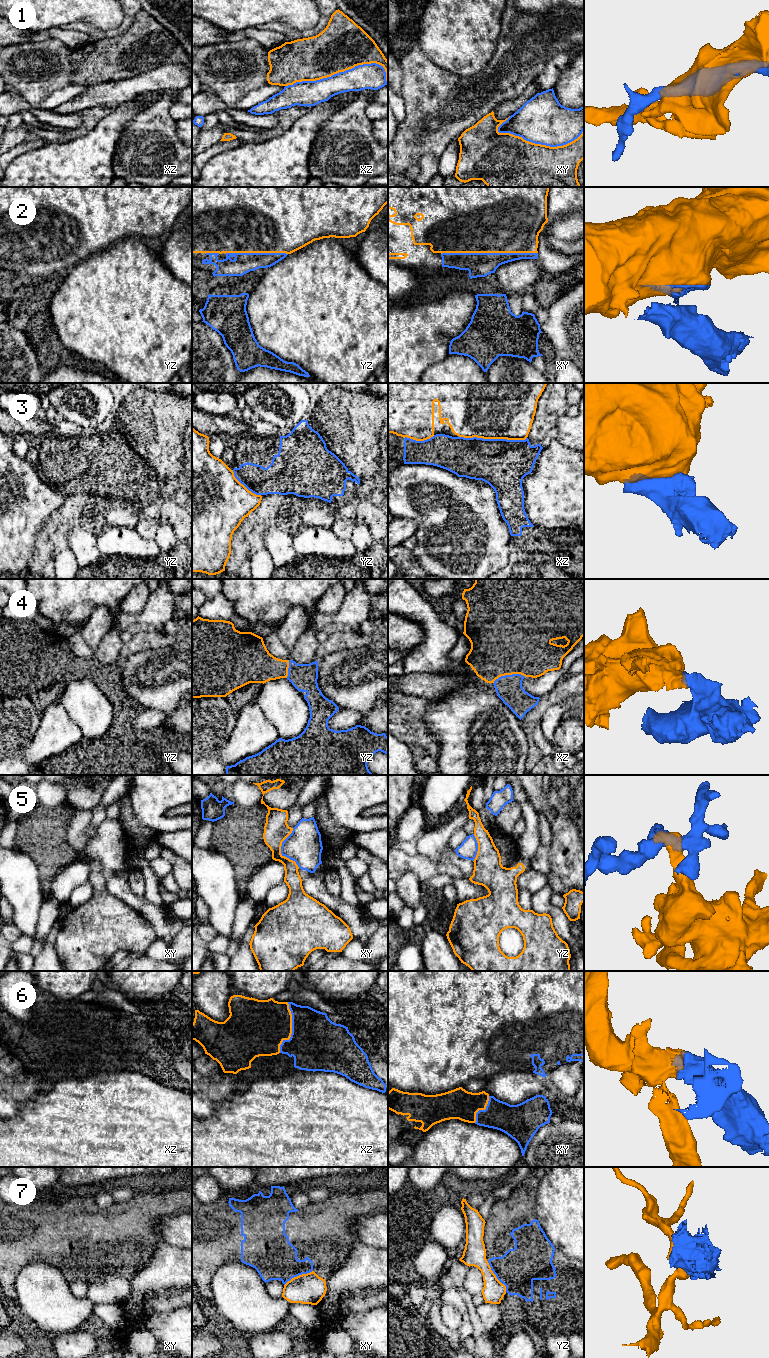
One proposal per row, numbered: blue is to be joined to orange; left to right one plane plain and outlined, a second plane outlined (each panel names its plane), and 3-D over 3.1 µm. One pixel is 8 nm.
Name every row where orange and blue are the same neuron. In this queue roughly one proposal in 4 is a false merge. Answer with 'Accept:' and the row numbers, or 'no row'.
Accept: 4, 6

